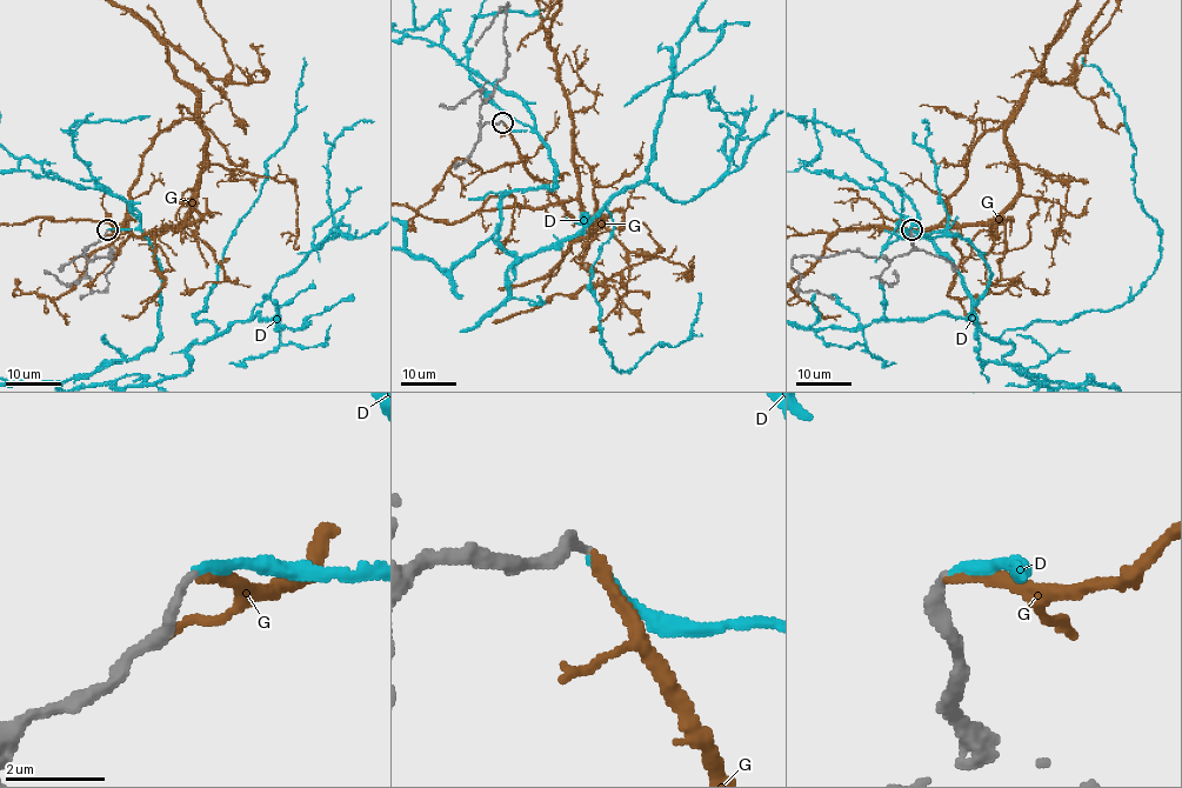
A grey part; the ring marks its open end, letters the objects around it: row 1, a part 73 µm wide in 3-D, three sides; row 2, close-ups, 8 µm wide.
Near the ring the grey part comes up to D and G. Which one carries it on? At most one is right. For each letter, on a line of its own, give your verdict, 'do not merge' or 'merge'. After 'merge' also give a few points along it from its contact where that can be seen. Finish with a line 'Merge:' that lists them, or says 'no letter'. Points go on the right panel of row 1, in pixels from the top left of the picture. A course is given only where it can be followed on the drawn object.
D: merge
G: do not merge
Merge: D

